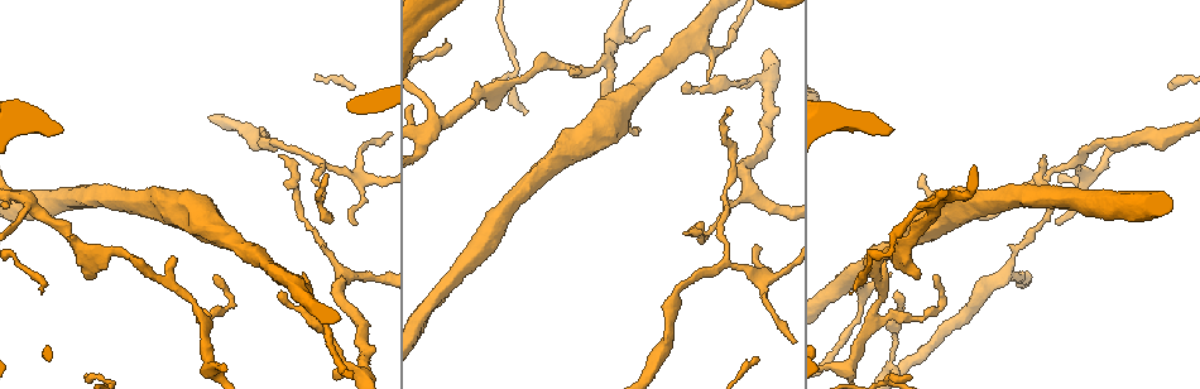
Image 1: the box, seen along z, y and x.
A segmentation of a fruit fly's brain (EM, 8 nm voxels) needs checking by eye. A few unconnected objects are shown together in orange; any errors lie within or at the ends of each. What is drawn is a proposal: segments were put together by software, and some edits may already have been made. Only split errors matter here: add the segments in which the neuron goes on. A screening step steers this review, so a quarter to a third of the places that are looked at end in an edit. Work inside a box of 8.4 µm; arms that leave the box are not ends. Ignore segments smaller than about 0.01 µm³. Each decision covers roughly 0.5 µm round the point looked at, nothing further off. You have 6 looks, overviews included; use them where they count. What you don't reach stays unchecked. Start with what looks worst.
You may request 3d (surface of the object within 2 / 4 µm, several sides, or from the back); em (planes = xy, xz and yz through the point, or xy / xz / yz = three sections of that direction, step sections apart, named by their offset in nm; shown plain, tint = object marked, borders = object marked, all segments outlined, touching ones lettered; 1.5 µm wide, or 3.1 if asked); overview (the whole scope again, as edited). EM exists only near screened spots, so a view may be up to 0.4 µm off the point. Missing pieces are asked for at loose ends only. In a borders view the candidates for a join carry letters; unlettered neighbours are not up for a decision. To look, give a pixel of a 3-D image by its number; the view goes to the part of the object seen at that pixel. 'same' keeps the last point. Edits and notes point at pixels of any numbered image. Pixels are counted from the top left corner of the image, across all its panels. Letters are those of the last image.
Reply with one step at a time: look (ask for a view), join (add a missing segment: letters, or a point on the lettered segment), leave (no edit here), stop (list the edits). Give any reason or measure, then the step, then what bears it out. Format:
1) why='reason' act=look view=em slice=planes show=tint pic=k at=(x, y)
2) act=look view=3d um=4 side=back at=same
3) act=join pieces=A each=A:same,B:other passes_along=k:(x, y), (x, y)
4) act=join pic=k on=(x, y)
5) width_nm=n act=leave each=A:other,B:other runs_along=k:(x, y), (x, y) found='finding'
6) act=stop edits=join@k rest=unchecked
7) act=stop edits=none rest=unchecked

why='free end' act=look view=em slice=planes show=borders pic=1 at=(303, 274)

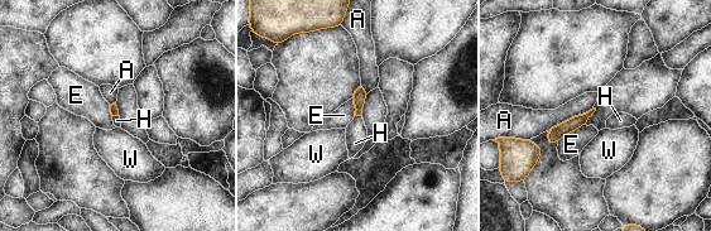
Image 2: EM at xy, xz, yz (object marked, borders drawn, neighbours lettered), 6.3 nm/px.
longest_contact=A:340nm act=leave each=A:other,E:other,H:other,W:other found='none of them fits'

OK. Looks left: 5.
why='tapers out' act=look view=3d um=4 pic=1 at=(278, 157)

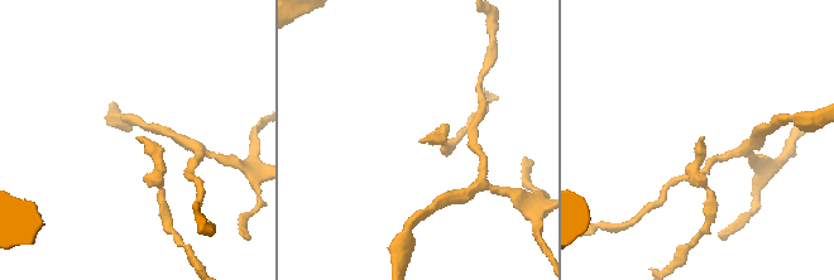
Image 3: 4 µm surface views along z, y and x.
act=look view=em slice=yz step=8 show=borders pic=3 at=(421, 143)

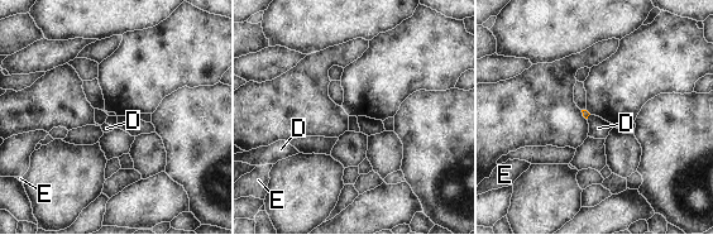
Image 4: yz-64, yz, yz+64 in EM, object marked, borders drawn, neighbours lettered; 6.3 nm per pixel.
act=look view=em slice=planes show=borders at=same

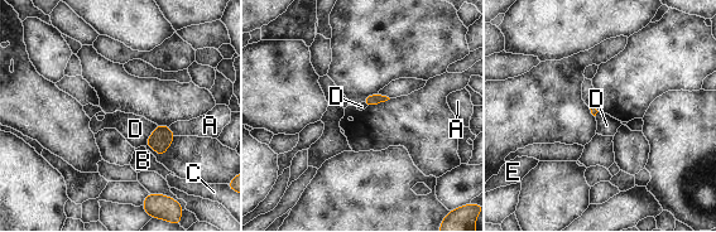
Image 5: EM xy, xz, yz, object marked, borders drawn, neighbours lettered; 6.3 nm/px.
act=leave each=A:other,B:other,C:other,D:other,E:other border=5:(157, 125), (144, 145) found='none of them fits'

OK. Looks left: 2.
act=stop edits=none rest=unchecked

